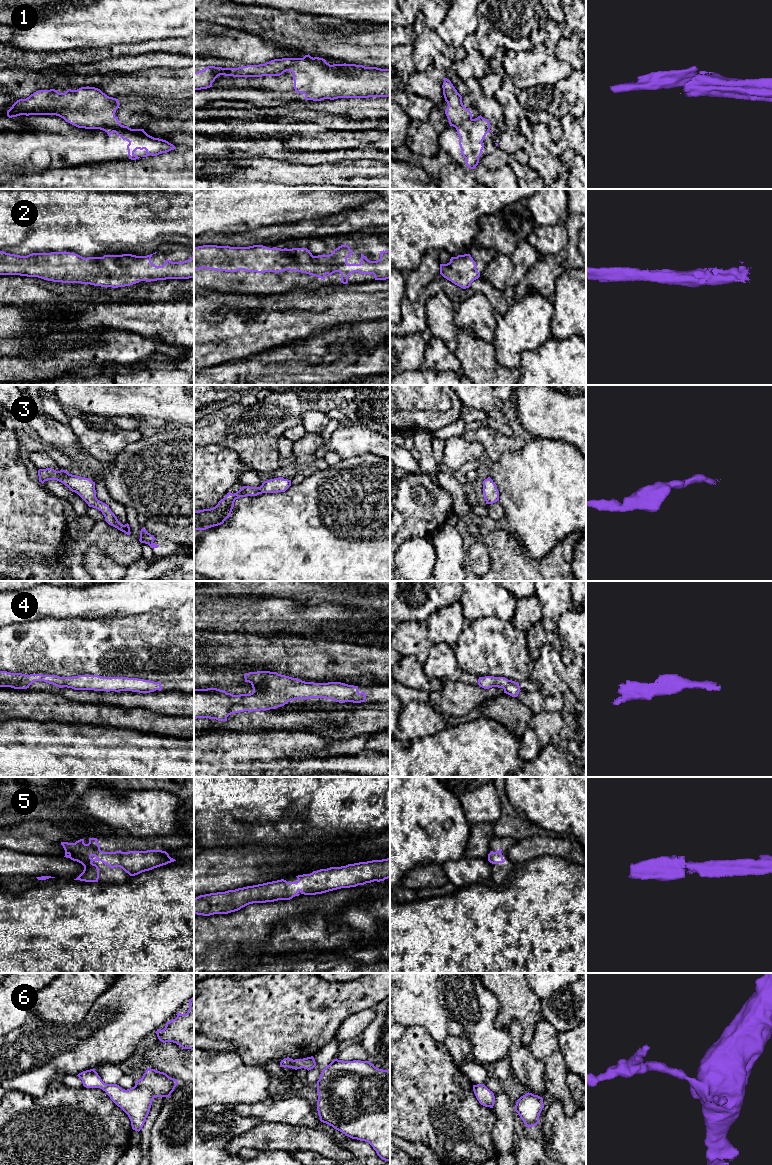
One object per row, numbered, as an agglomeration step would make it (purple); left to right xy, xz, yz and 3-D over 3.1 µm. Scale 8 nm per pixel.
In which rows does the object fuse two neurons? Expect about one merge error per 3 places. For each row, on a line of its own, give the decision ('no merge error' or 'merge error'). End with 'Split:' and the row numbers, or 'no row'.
1: merge error
2: no merge error
3: no merge error
4: no merge error
5: no merge error
6: no merge error
Split: 1

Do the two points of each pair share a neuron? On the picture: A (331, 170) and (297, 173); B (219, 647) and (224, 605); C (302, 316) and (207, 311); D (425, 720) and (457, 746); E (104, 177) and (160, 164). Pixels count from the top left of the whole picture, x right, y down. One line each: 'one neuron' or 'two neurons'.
A: one neuron
B: two neurons
C: one neuron
D: two neurons
E: one neuron

